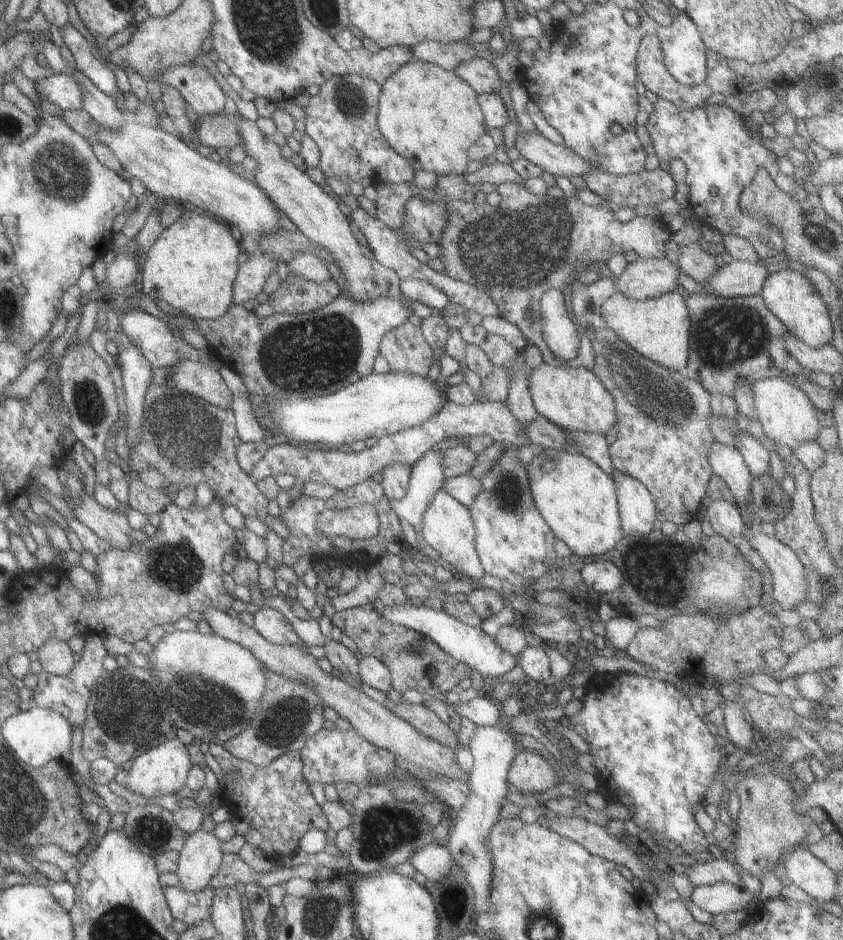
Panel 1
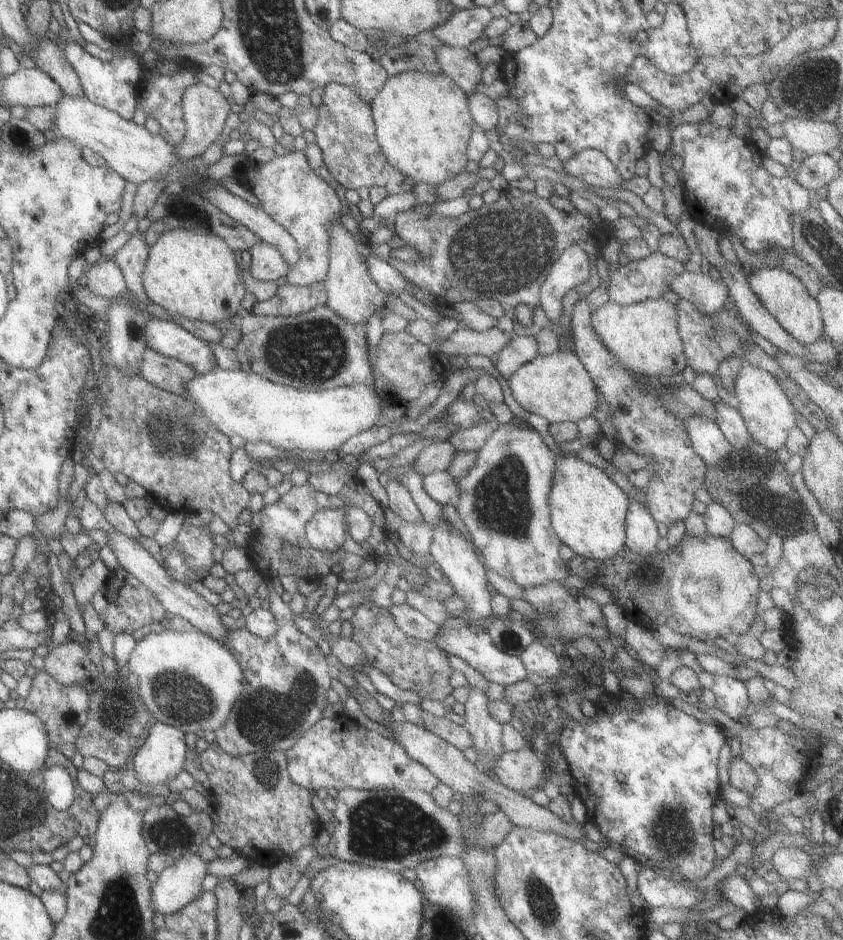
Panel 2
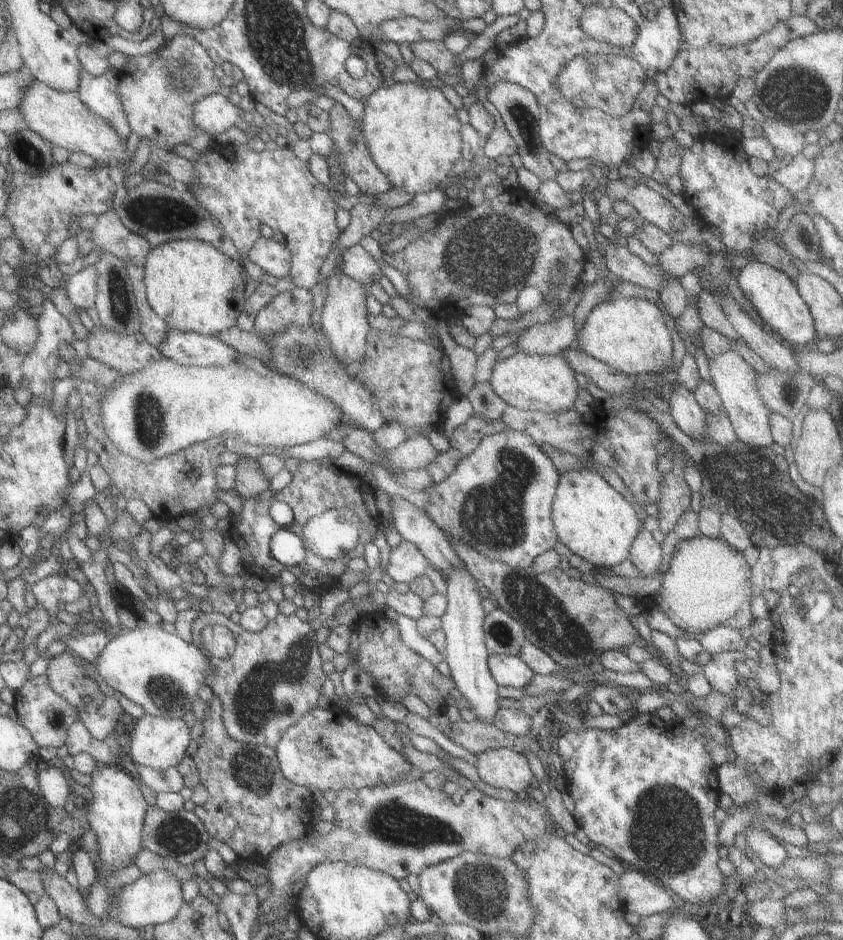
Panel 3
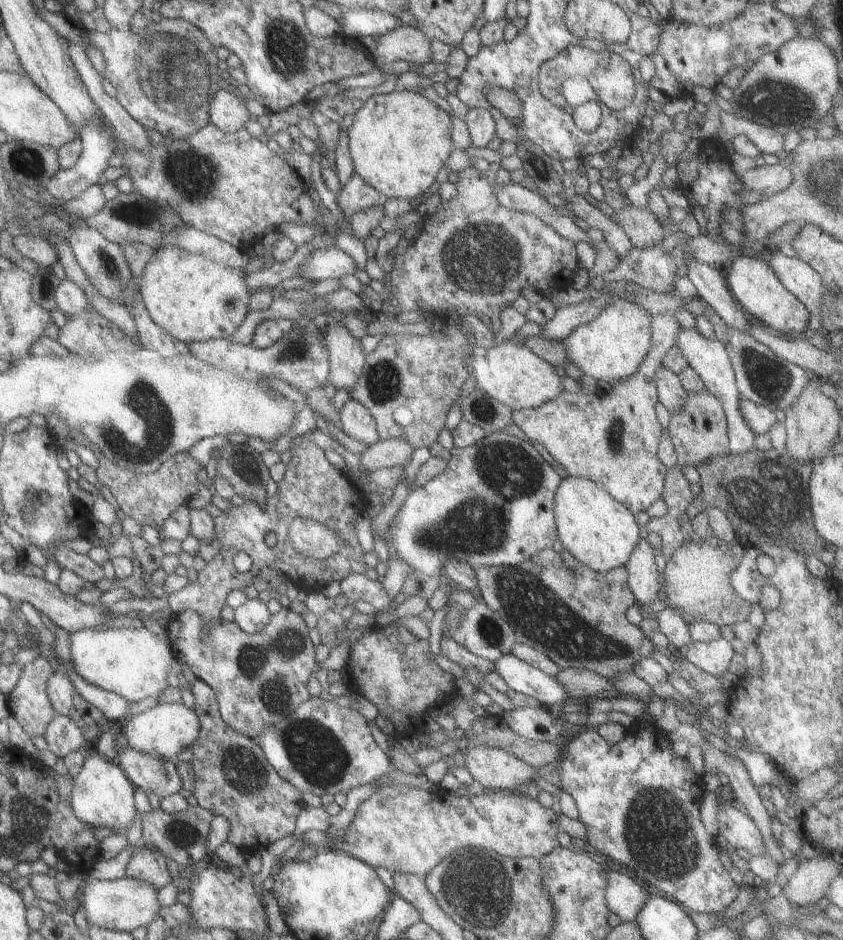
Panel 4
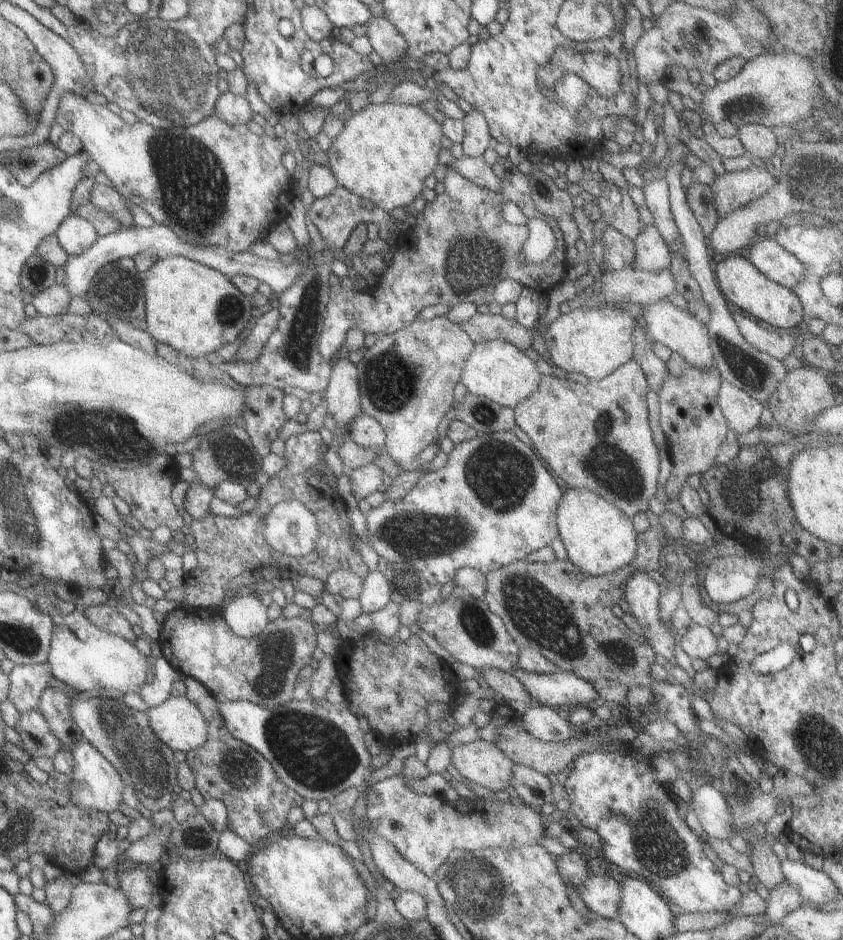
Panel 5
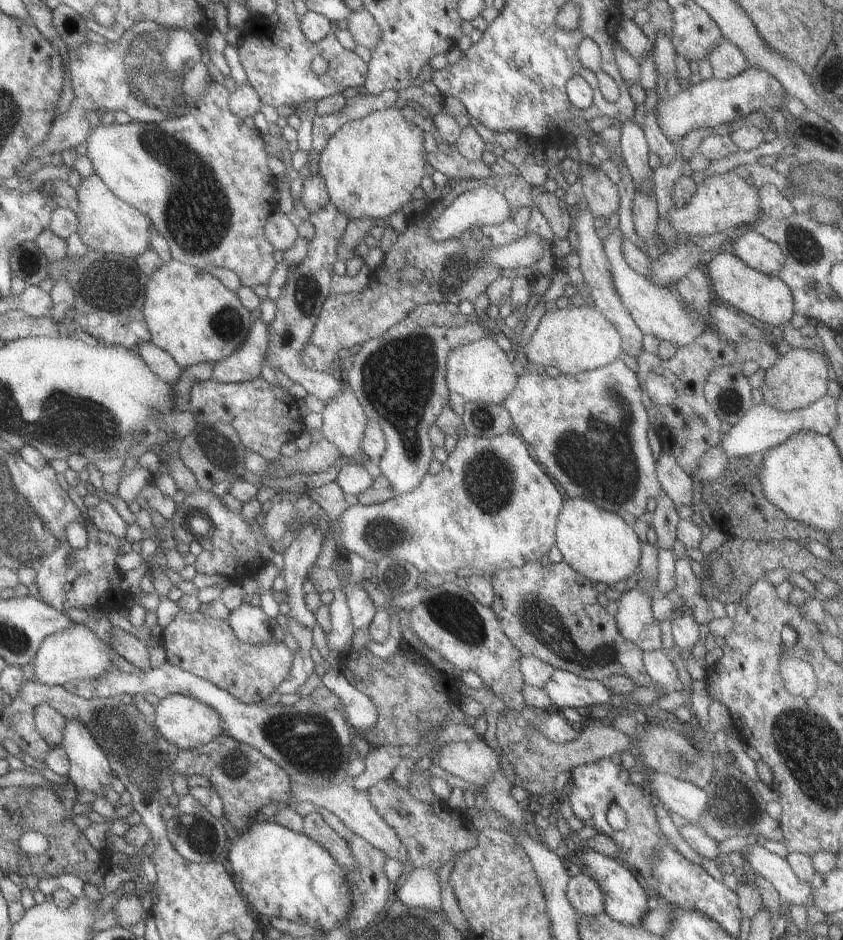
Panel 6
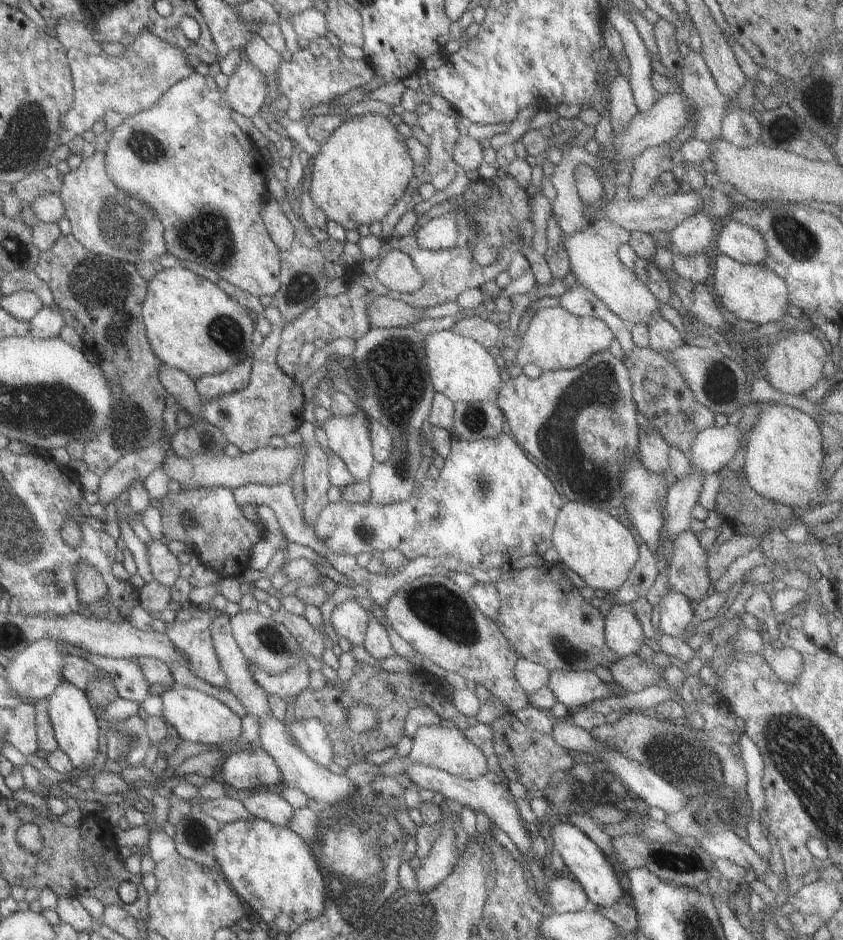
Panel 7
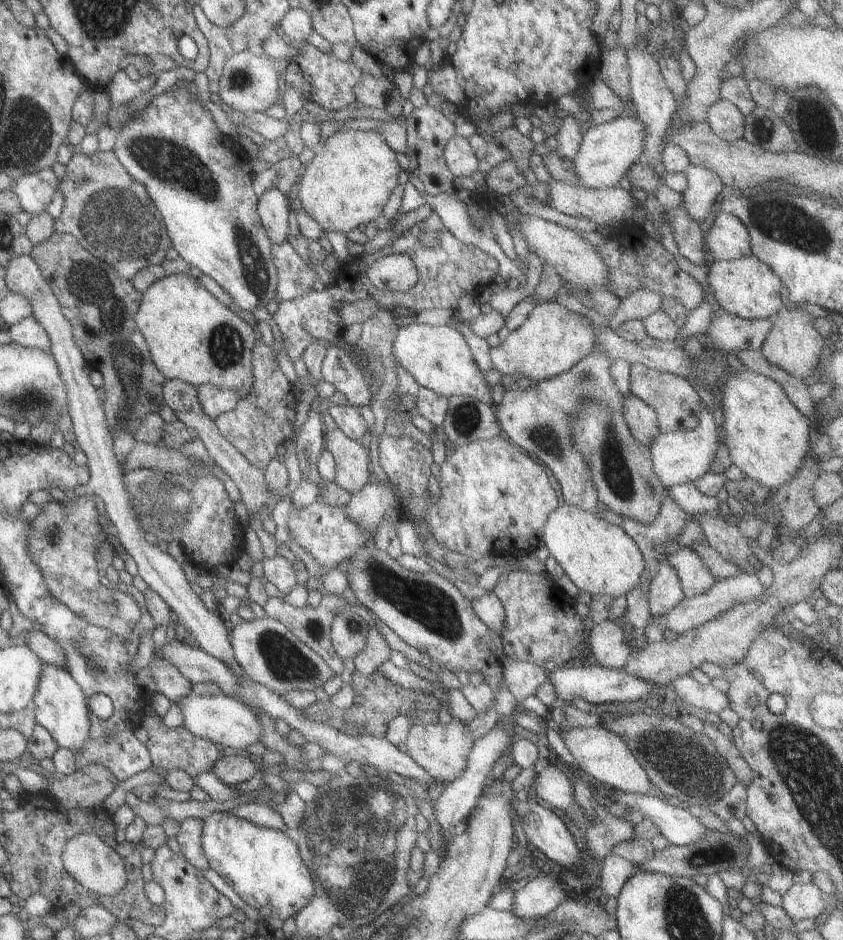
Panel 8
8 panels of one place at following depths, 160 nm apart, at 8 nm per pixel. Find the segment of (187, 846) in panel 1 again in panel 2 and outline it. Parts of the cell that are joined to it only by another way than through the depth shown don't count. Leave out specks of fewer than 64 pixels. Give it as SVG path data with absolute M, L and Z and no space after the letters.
M197 853L183 854L174 864L161 870L154 882L149 882L149 902L153 914L165 916L177 912L201 893L207 862Z

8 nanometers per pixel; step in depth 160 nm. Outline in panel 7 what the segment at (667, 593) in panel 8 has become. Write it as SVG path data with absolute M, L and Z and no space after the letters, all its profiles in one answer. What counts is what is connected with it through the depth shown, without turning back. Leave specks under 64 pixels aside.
M671 588L657 603L659 608L658 632L661 635L682 637L685 627L694 621L692 603L682 594L675 593Z

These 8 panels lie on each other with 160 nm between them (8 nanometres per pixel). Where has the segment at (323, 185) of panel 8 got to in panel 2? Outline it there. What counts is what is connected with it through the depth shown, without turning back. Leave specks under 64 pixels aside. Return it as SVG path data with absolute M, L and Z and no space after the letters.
M407 71L387 78L383 87L370 101L369 108L374 125L374 136L387 164L415 184L443 183L458 176L465 169L465 152L473 122L467 110L467 94L463 93L443 74L423 74Z

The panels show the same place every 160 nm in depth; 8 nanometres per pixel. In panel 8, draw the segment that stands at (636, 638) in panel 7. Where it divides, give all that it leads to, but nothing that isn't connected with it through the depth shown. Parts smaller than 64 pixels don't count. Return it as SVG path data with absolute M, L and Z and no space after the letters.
M611 619L595 623L588 631L588 652L597 665L608 669L620 669L630 653L624 630Z

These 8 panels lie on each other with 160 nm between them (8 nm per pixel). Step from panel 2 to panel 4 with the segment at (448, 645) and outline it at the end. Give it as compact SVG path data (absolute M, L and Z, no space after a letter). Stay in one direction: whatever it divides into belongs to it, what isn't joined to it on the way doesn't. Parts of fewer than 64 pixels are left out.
M510 652L498 658L492 666L508 688L532 696L542 706L570 698L557 680L515 658Z

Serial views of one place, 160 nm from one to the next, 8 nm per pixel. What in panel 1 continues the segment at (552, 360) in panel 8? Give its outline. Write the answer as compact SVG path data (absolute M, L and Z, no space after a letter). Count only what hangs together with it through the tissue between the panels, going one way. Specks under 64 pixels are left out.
M676 291L641 301L625 298L623 294L615 292L601 304L599 314L603 324L639 356L665 369L684 369L689 347L689 318L684 299Z

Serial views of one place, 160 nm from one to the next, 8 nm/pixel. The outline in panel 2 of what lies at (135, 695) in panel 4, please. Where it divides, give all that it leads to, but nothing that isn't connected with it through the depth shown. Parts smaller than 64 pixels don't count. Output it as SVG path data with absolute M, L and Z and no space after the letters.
M163 629L135 640L119 674L135 685L137 696L153 720L183 733L217 730L227 720L243 684L243 672L233 654L196 629L183 632Z

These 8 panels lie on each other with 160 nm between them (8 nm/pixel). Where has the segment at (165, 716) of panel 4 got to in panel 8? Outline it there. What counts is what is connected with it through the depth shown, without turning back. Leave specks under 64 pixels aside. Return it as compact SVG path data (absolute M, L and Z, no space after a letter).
M185 695L182 700L175 703L182 714L182 727L188 730L193 736L207 739L219 746L223 752L244 751L249 744L255 743L262 731L259 719L254 716L253 711L239 699L229 695Z

